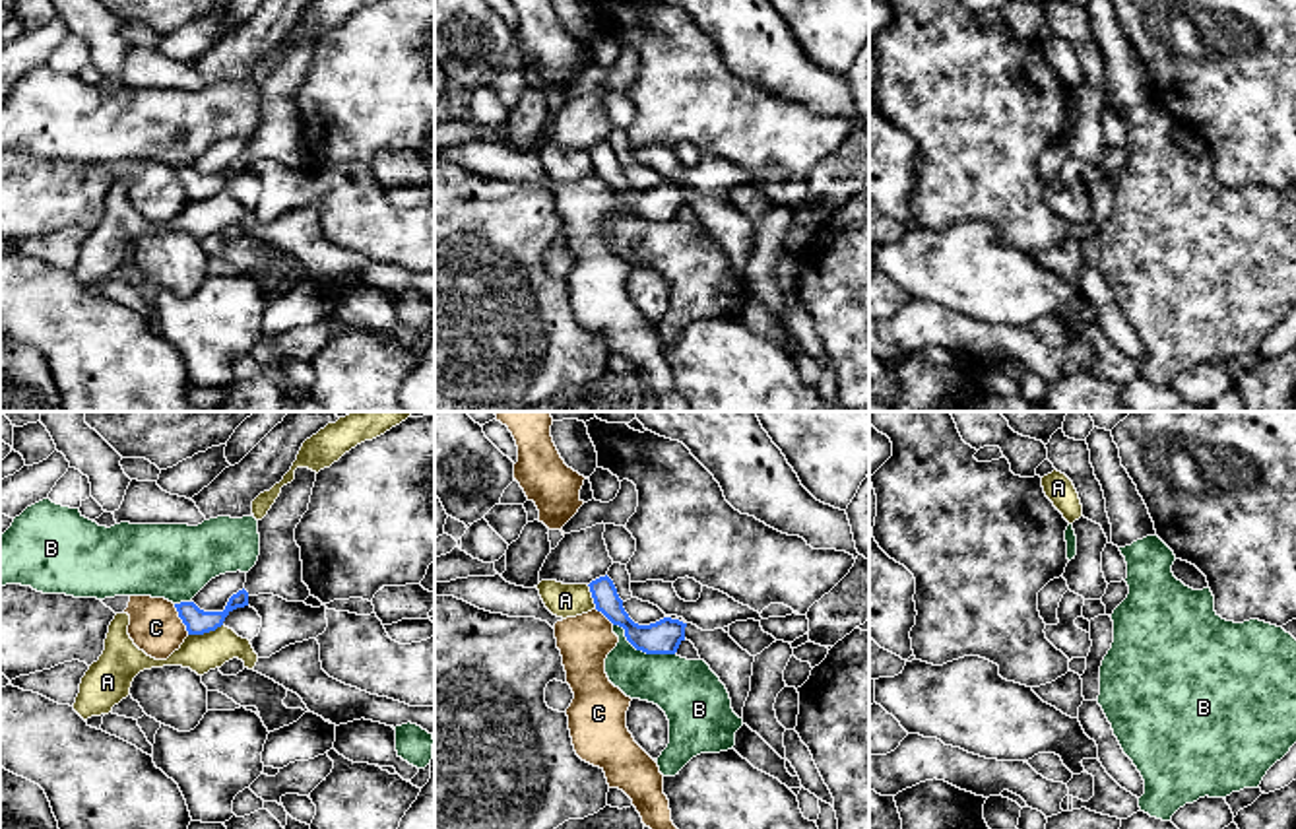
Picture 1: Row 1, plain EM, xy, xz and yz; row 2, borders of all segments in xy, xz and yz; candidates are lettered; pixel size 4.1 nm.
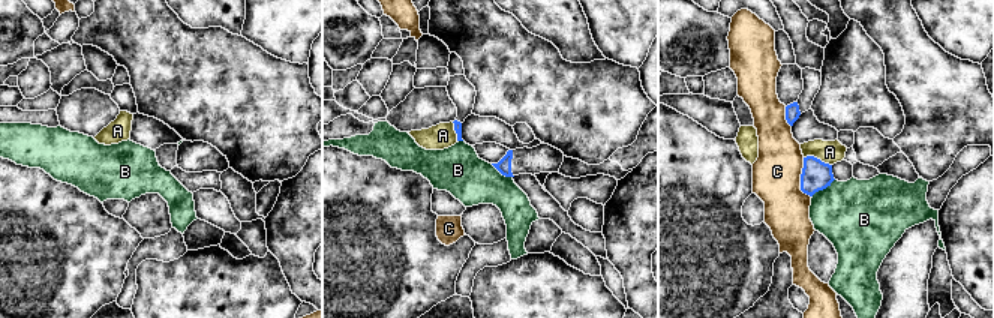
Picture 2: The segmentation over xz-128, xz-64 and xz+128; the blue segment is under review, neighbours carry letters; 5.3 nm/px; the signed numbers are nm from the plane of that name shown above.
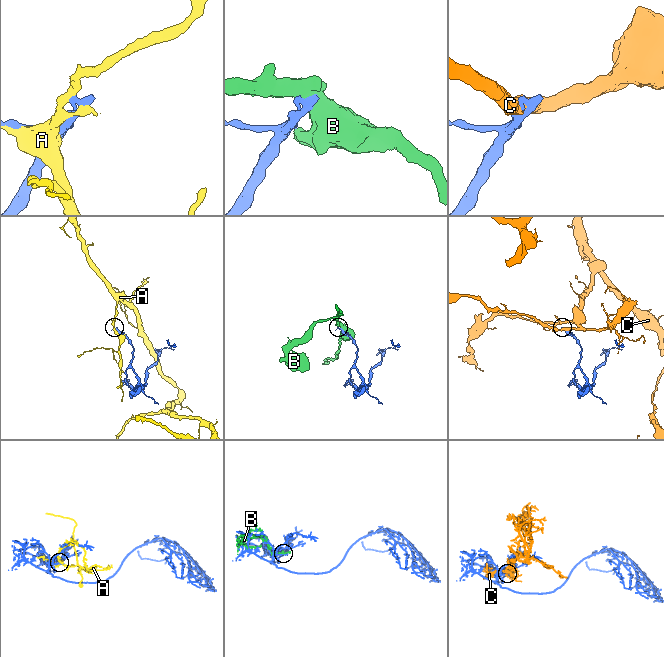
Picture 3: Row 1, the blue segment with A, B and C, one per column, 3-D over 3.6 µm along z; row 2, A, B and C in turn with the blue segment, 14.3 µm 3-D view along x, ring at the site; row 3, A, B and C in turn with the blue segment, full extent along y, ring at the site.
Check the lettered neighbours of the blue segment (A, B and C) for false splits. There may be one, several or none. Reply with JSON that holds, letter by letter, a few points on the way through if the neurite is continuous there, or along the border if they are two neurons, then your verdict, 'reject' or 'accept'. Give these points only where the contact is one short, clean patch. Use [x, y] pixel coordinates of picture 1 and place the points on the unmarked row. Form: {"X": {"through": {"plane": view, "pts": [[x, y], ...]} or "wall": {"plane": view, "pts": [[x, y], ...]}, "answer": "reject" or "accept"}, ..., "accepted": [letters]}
{"A": {"answer": "reject"}, "B": {"wall": {"plane": "xz", "pts": [[614, 189], [623, 195], [623, 200], [637, 214], [674, 220]]}, "answer": "reject"}, "C": {"answer": "reject"}, "accepted": []}

